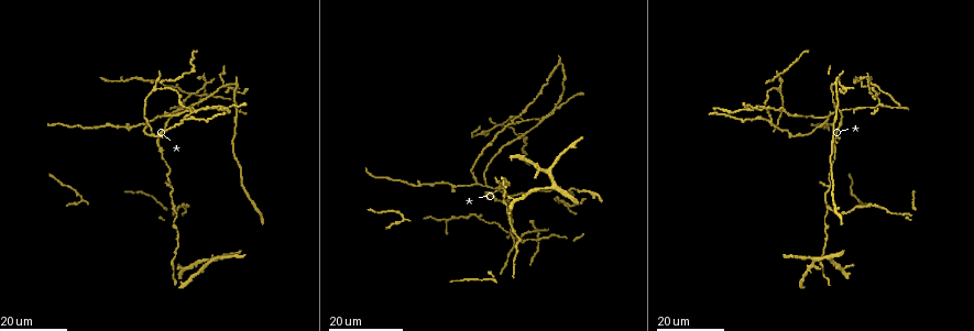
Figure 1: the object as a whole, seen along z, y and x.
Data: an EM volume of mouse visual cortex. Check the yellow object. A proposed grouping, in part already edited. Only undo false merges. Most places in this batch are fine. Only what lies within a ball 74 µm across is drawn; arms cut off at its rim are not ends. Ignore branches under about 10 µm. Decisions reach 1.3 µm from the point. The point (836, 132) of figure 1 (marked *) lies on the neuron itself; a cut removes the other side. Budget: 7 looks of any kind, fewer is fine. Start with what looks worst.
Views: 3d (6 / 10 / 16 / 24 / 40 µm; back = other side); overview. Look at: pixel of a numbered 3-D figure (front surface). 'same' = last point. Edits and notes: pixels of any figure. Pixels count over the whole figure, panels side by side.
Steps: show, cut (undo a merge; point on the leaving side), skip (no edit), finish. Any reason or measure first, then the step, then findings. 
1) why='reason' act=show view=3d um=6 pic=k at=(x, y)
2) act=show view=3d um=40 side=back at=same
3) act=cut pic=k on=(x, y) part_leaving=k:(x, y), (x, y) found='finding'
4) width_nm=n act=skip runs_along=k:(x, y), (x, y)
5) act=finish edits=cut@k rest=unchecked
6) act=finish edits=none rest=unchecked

why='four arms meet' act=show view=3d um=16 pic=1 at=(187, 95)

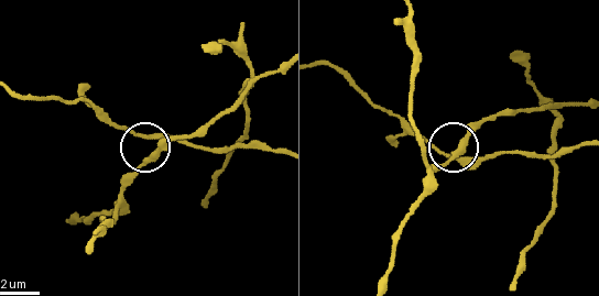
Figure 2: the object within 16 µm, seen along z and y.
why='closer look' act=show view=3d um=10 pic=2 at=(152, 152)

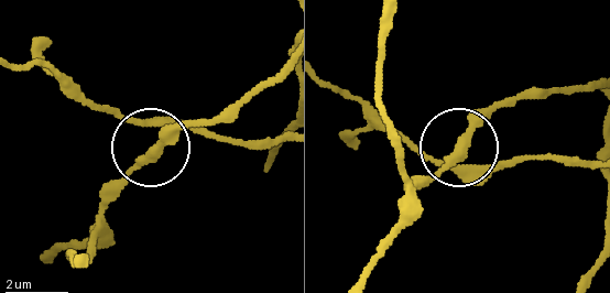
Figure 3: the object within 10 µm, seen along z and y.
width_nm=260 act=skip runs_along=3:(382, 13), (382, 99), (400, 171), (413, 186), (505, 102) found='one neuron here'

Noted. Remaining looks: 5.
act=show view=3d um=16 pic=1 at=(842, 111)

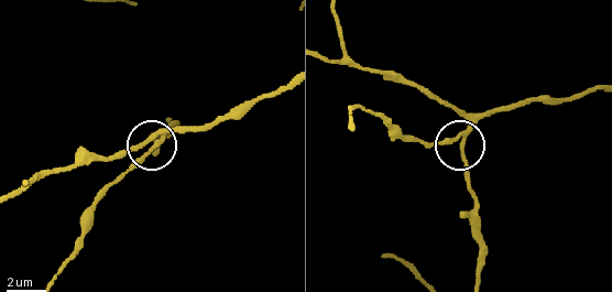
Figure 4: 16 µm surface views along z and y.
act=show view=3d um=6 pic=4 at=(155, 142)

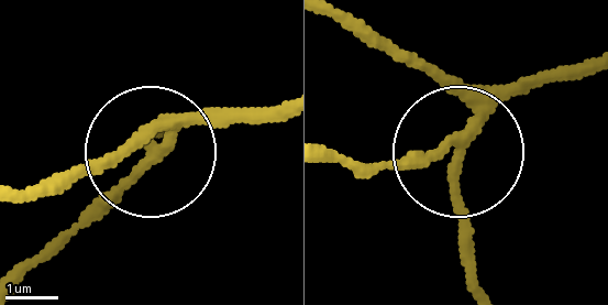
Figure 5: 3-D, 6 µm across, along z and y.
act=skip runs_along=5:(327, 153), (453, 153), (466, 280) found='one neuron here'

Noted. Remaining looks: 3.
why='sudden change in width' act=show view=3d um=16 pic=1 at=(83, 199)

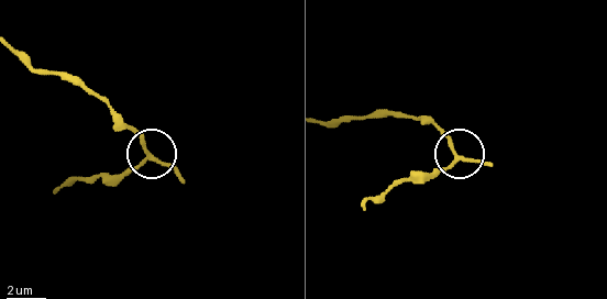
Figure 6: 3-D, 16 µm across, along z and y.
act=show view=3d um=6 pic=6 at=(456, 159)

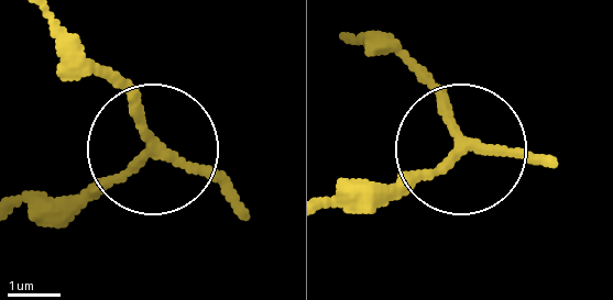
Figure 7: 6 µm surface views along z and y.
arms=3 act=skip found='all the same neuron'

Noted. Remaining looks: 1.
act=finish edits=none rest=unchecked

